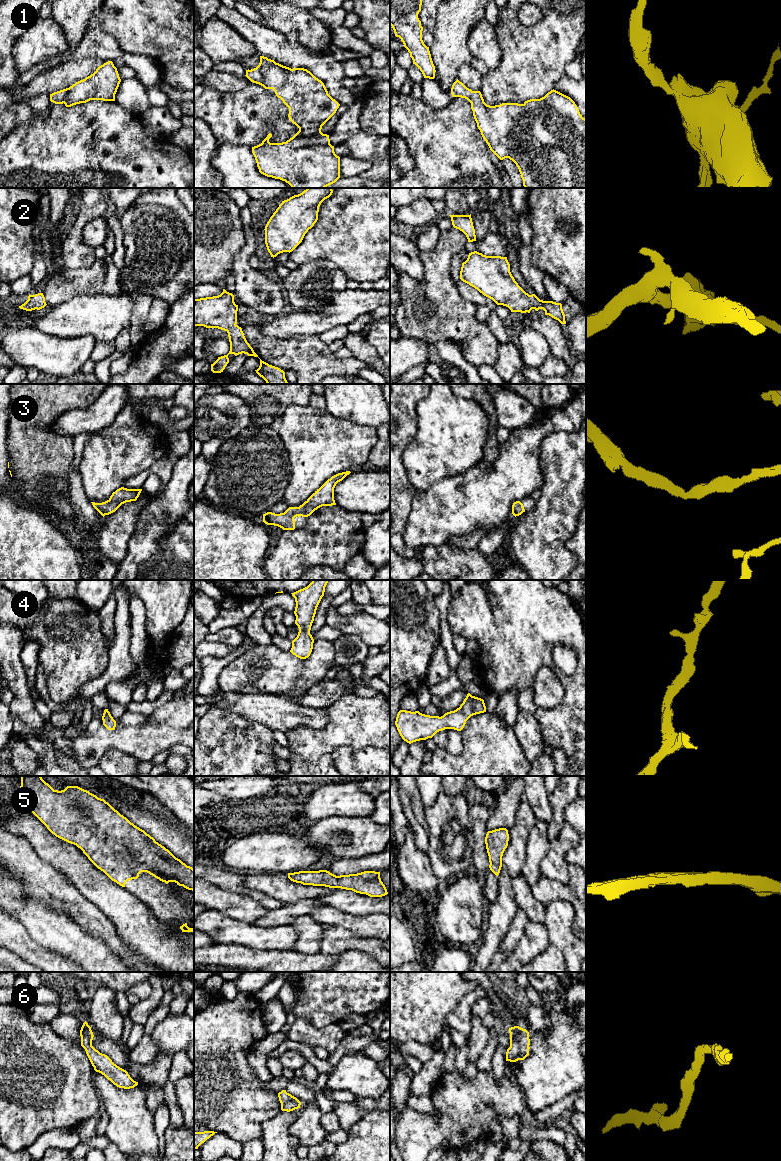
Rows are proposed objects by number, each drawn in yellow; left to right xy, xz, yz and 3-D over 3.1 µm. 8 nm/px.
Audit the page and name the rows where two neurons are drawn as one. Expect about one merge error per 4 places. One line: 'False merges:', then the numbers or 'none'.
False merges: none

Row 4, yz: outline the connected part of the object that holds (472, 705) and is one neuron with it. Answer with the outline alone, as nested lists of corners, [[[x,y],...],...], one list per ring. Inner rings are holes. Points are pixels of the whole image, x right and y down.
[[[468,693],[459,708],[441,717],[425,715],[419,711],[400,710],[395,725],[402,739],[411,744],[432,738],[437,732],[445,729],[461,731],[471,716],[484,712],[484,700]]]

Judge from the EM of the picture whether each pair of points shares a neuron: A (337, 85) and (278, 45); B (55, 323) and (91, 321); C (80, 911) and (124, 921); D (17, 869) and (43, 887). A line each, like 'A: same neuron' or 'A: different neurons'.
A: same neuron
B: same neuron
C: different neurons
D: same neuron

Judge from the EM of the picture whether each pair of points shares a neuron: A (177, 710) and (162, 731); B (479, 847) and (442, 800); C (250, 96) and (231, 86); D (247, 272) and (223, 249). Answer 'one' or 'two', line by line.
A: two
B: two
C: two
D: two

